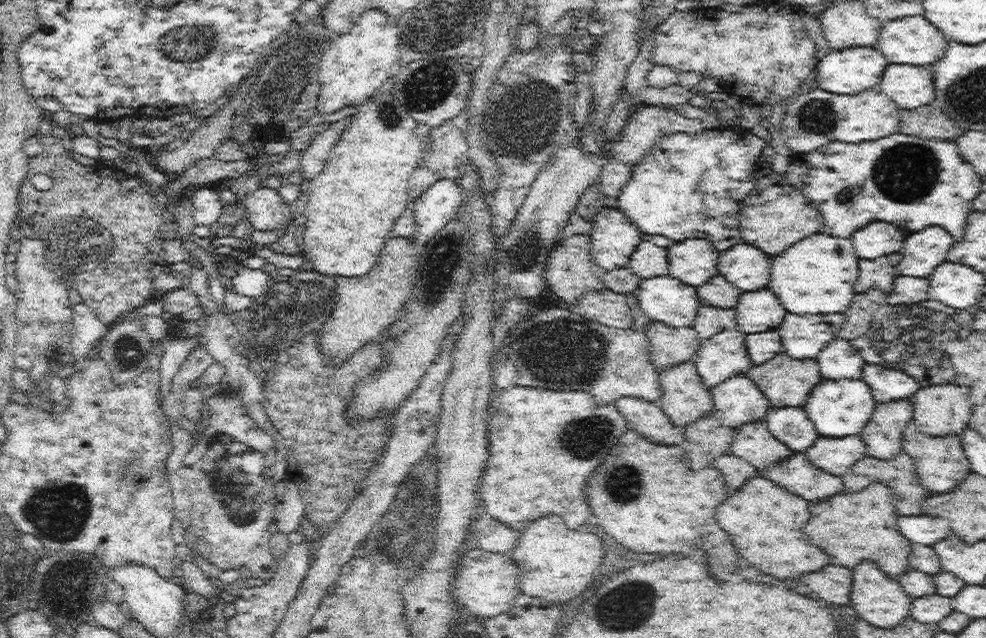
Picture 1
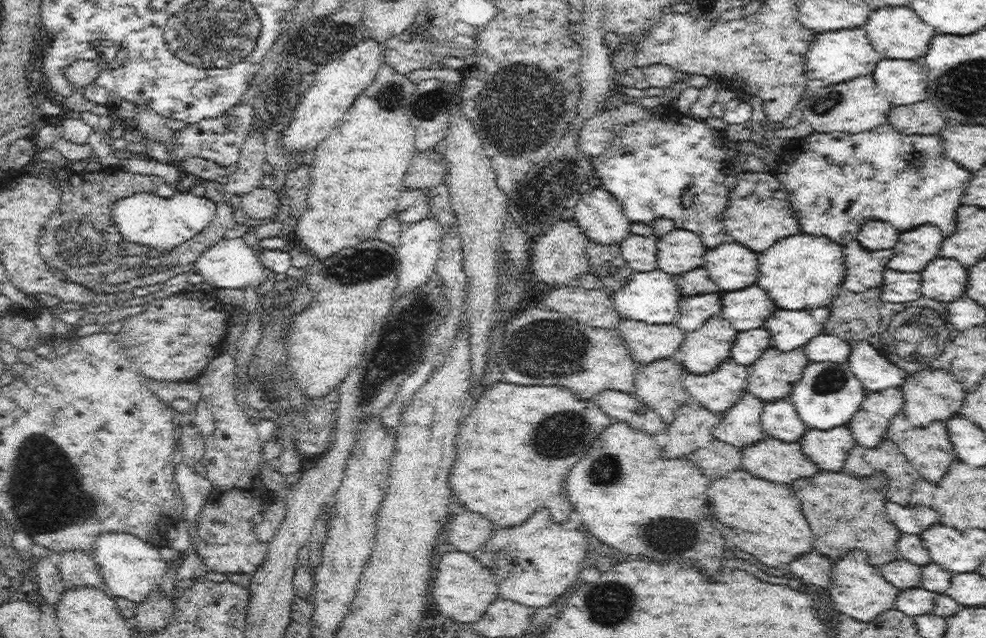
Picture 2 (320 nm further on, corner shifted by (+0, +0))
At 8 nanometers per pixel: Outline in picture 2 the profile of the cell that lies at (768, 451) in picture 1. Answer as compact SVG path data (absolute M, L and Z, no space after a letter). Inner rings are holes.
M744 393L714 429L715 438L742 450L763 441L768 437L761 425L764 403L757 396Z

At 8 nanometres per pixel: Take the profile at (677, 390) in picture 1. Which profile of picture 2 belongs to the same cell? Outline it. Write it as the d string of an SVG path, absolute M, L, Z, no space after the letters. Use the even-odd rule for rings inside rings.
M671 358L643 364L635 380L635 396L642 397L669 424L676 410L692 400L685 386L686 375L687 368Z

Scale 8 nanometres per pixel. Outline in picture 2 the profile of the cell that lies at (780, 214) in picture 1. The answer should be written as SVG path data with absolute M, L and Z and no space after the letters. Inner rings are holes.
M773 171L762 174L740 173L738 186L731 195L730 206L724 214L724 226L736 242L762 252L774 246L778 240L802 232L799 214L792 209L785 187L777 180Z

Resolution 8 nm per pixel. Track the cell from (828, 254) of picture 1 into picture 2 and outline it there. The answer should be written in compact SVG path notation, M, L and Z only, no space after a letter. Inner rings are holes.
M801 232L798 236L784 238L760 254L758 286L764 288L780 308L786 310L812 310L830 306L838 296L844 276L844 246L826 236Z

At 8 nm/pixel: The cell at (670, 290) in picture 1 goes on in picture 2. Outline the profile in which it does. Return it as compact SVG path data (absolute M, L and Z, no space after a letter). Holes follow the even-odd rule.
M660 269L635 273L628 286L614 295L616 309L624 315L624 318L635 318L650 324L676 323L681 314L682 303L687 298L681 286L675 281L675 277Z

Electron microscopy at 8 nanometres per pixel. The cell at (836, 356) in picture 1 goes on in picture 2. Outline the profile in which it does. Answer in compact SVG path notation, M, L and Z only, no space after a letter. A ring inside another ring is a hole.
M827 333L815 336L804 347L812 363L848 361L853 349L853 346L845 340Z

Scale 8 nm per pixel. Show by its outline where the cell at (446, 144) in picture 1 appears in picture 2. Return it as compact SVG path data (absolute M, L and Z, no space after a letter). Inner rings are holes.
M435 149L417 150L414 152L406 178L405 187L432 189L445 184L448 174L448 163L442 153Z

